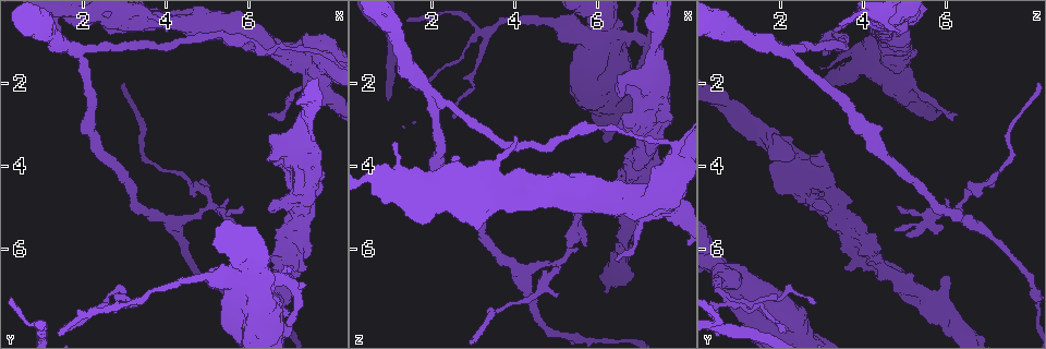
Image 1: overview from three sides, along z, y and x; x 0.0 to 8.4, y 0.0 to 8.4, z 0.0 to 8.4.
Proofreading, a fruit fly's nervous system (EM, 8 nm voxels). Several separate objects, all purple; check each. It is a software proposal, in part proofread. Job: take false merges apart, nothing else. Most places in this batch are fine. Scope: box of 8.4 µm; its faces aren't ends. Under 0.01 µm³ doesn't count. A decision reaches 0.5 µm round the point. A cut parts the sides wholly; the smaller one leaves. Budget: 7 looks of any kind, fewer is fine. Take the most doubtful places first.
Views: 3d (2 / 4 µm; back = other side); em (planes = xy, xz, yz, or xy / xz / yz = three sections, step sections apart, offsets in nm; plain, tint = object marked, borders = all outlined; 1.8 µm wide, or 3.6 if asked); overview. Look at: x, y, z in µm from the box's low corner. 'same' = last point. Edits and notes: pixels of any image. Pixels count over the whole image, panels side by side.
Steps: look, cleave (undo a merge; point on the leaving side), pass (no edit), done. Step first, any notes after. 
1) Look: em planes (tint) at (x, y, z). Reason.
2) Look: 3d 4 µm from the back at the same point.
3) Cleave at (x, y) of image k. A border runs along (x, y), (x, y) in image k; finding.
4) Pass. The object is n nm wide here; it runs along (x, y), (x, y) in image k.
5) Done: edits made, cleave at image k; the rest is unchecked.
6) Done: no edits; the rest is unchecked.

Look: 3d 4 µm at (2.05, 1.25, 2.20). Sharp bend.

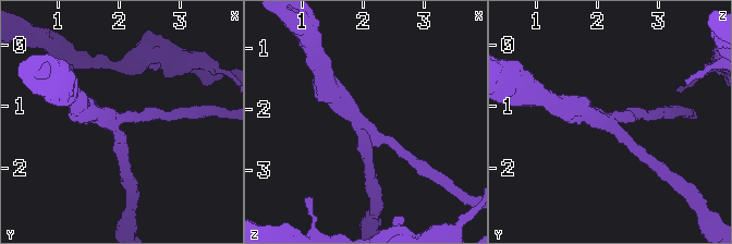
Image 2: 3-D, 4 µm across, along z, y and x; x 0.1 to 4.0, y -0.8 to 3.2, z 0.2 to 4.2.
Look: em xy step 4 (tint) at (1.95, 1.20, 2.25). 3 arms meet here; the arms are 180, 220, 340 nm wide; now the EM.

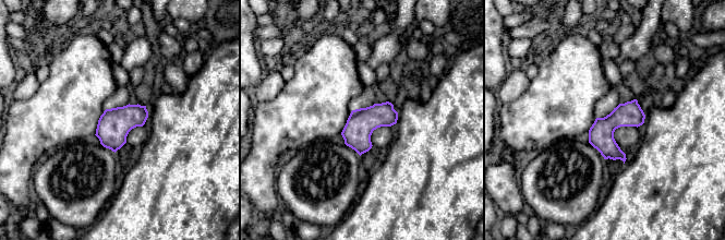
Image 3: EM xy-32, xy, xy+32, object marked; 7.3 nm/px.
Pass. Continuous, no second neuron.

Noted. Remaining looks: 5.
Look: 3d 4 µm at (7.90, 1.35, 3.70). Sharp bend.

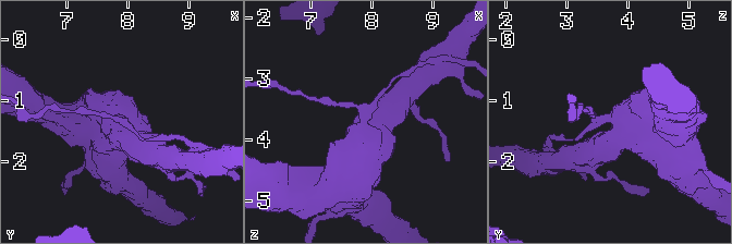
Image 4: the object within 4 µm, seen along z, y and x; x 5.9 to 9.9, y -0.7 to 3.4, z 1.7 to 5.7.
Look: em 3.6 µm planes (borders) at (7.90, 1.35, 3.70). Shape alone is not enough.

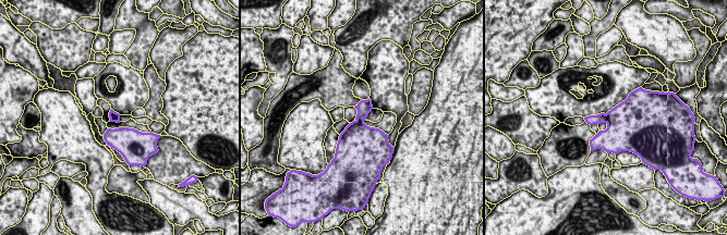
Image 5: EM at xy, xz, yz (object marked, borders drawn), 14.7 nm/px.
Pass. Continuous, no second neuron.

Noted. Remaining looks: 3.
Look: 3d 2 µm at (3.40, 7.25, 0.75). Looks like a crossing.

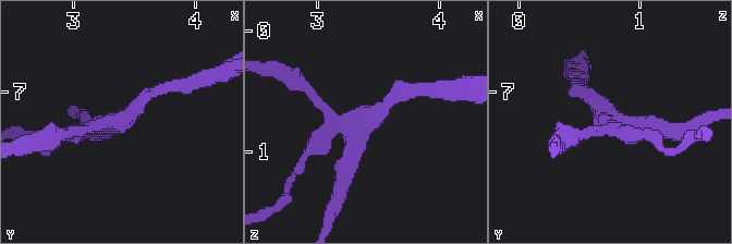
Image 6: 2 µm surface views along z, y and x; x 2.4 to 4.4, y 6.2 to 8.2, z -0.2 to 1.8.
Look: em planes (tint) at (3.40, 7.22, 0.74). 4 arms meet here; shape alone is not enough.

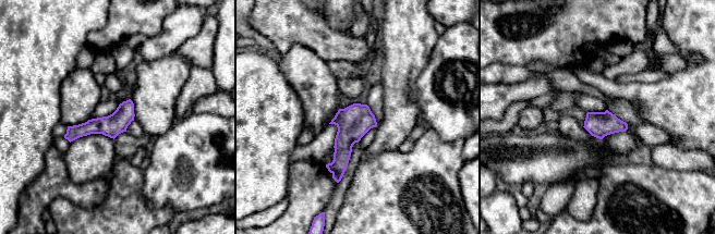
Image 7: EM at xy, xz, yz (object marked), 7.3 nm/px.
Pass. It runs along (130, 103), (109, 125), (68, 136) in image 7; one neuron here.

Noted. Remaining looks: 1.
Done: no edits; the rest is unchecked.

